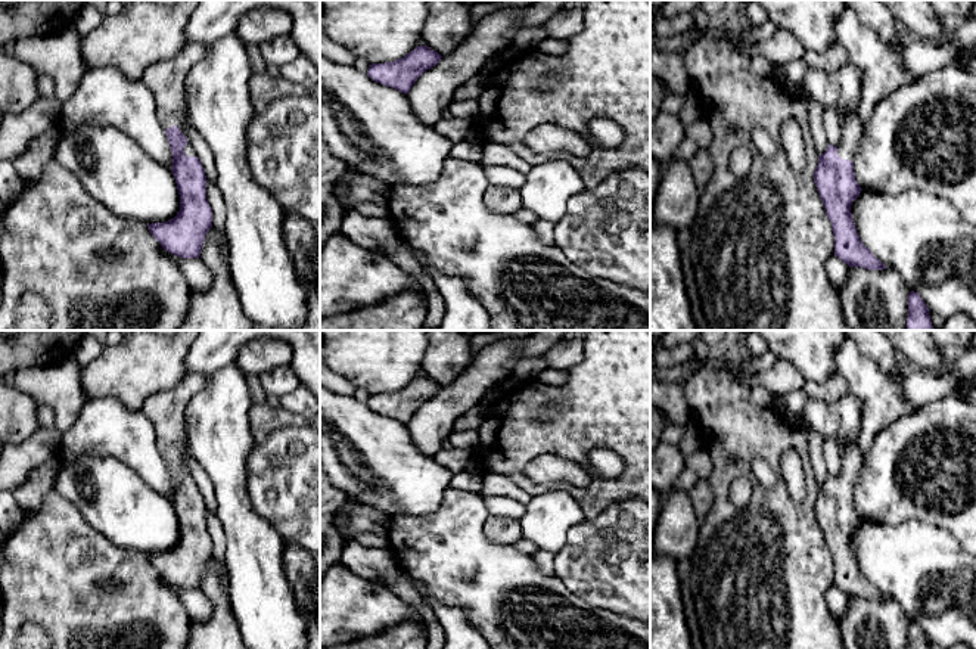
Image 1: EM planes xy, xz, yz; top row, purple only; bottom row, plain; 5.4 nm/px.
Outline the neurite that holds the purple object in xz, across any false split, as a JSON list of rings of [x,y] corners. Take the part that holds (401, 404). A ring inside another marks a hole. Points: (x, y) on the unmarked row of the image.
[[[417,376],[404,388],[394,392],[372,394],[367,406],[386,417],[404,425],[410,422],[416,410],[441,391],[441,385],[428,376]]]

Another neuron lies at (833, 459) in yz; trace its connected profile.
[[[834,440],[823,441],[823,454],[826,459],[829,475],[833,475],[836,478],[842,476],[843,475],[842,454]]]

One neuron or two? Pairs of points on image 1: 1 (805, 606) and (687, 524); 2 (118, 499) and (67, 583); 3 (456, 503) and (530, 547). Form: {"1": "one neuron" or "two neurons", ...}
{"1": "two neurons", "2": "two neurons", "3": "two neurons"}

